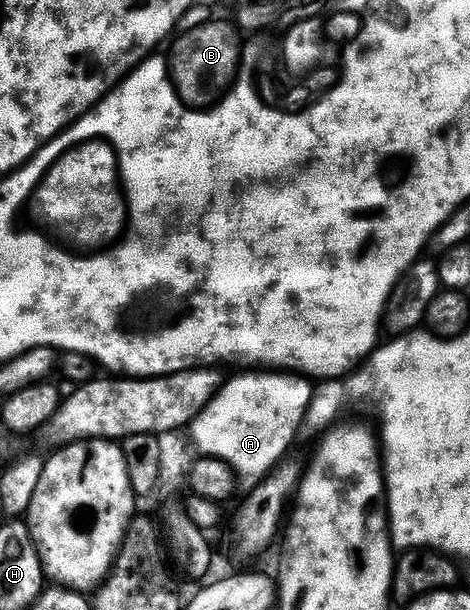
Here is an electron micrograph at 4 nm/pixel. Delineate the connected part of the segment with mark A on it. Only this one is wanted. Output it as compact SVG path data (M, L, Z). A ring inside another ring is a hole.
M294 372L258 373L262 374L242 374L239 378L231 377L192 423L193 445L198 445L203 450L201 452L203 455L227 462L242 476L245 474L268 475L283 461L287 455L286 449L298 438L298 429L315 392L315 387L309 377L299 376Z

